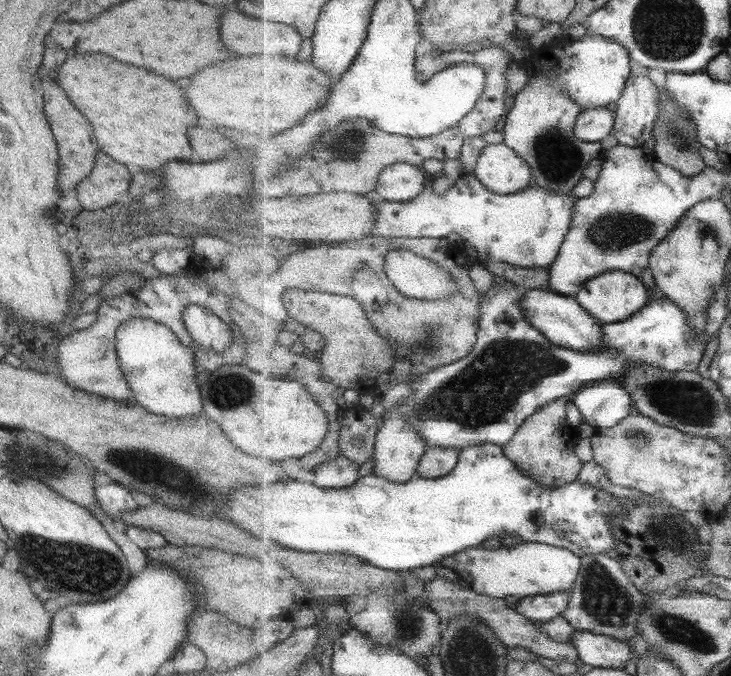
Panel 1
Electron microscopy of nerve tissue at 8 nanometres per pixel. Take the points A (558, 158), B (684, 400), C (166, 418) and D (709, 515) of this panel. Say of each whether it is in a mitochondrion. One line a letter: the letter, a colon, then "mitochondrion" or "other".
A: mitochondrion
B: mitochondrion
C: other
D: other

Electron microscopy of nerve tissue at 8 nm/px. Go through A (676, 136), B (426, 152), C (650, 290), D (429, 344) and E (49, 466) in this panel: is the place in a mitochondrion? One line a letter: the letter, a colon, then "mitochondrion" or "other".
A: mitochondrion
B: other
C: other
D: mitochondrion
E: mitochondrion

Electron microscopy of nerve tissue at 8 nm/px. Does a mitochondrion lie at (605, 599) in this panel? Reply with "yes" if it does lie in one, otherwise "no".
yes

